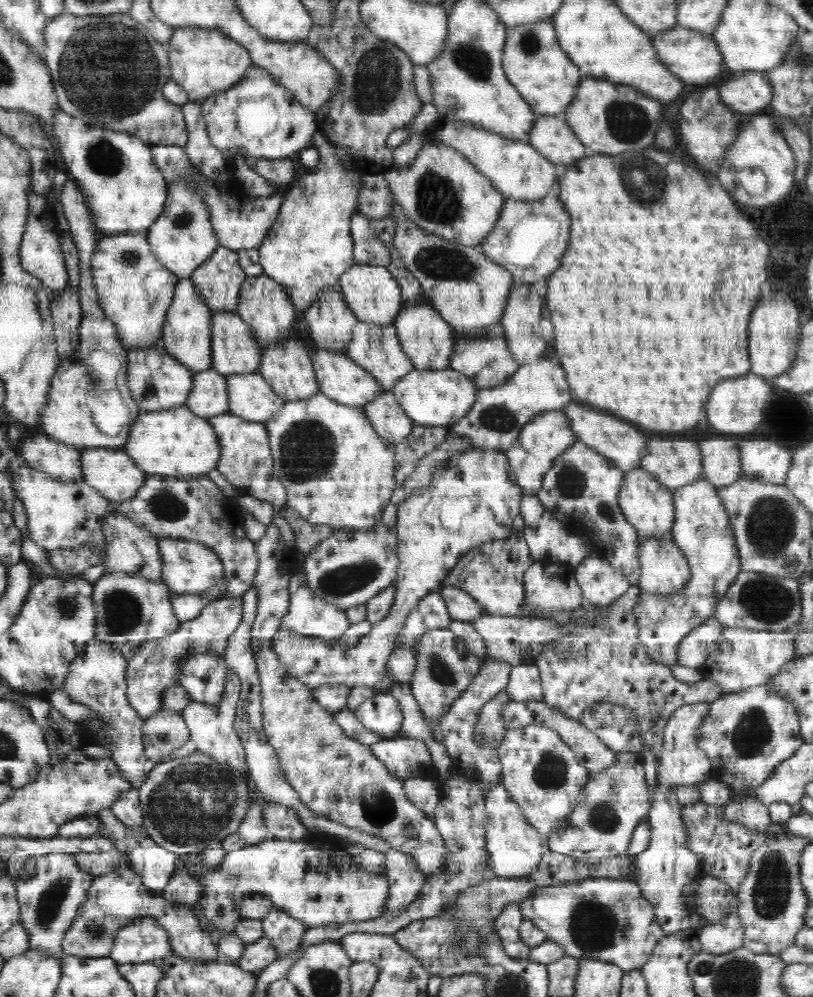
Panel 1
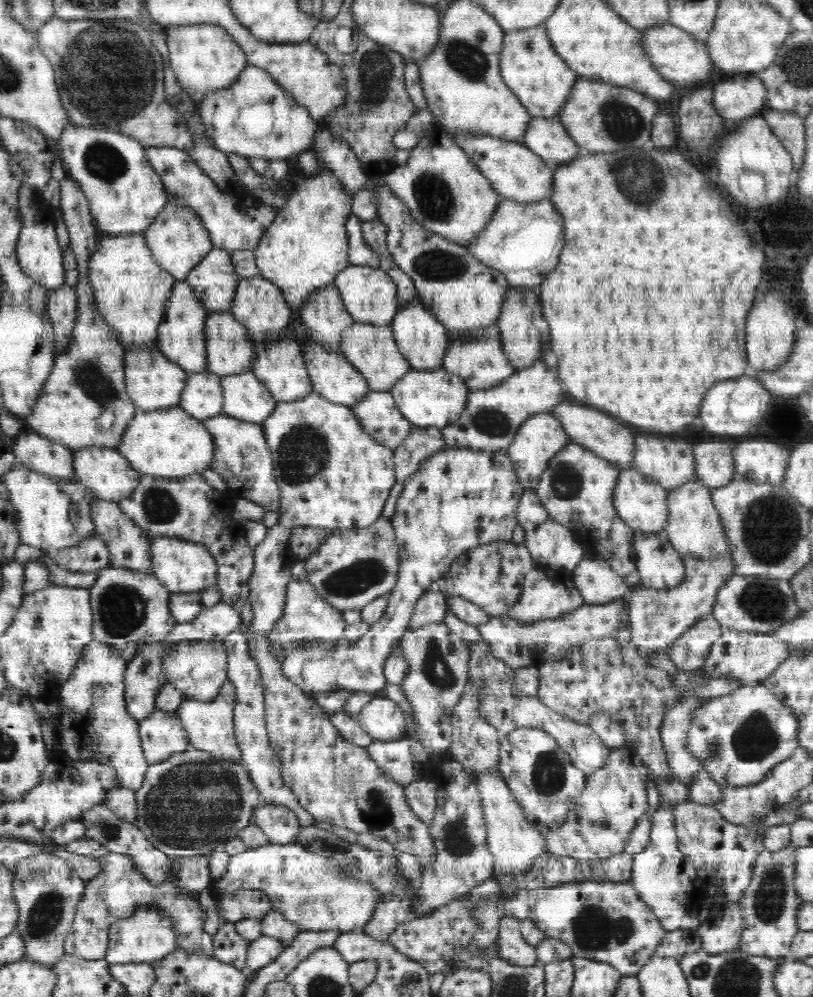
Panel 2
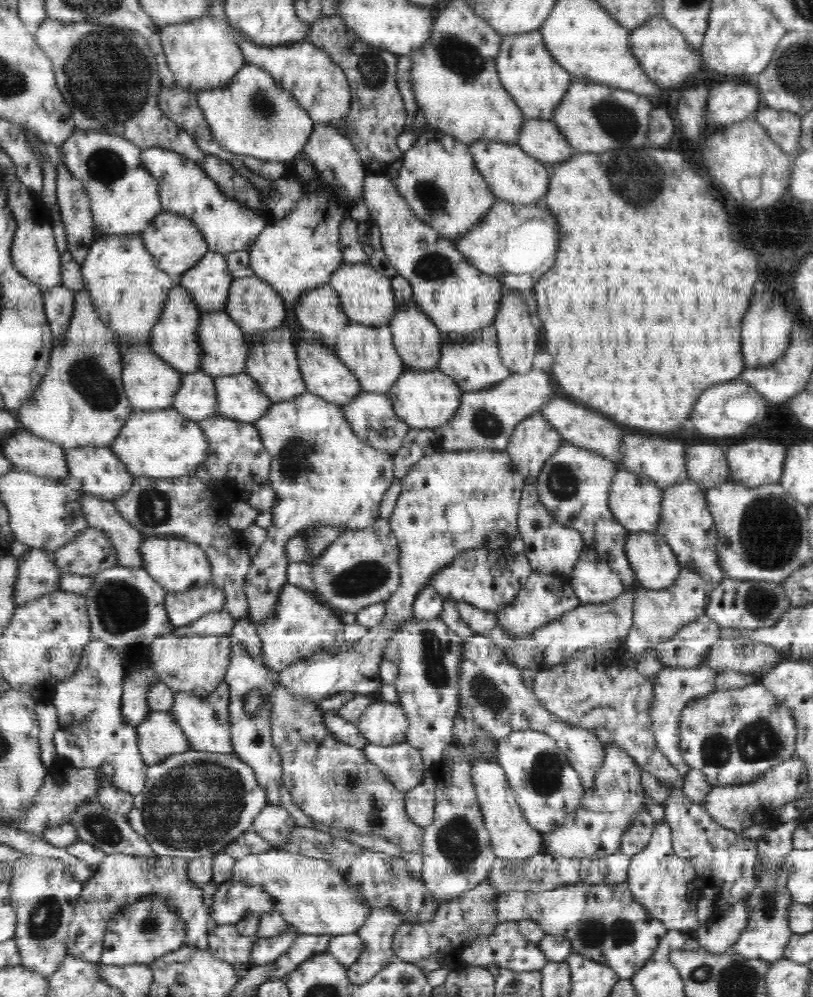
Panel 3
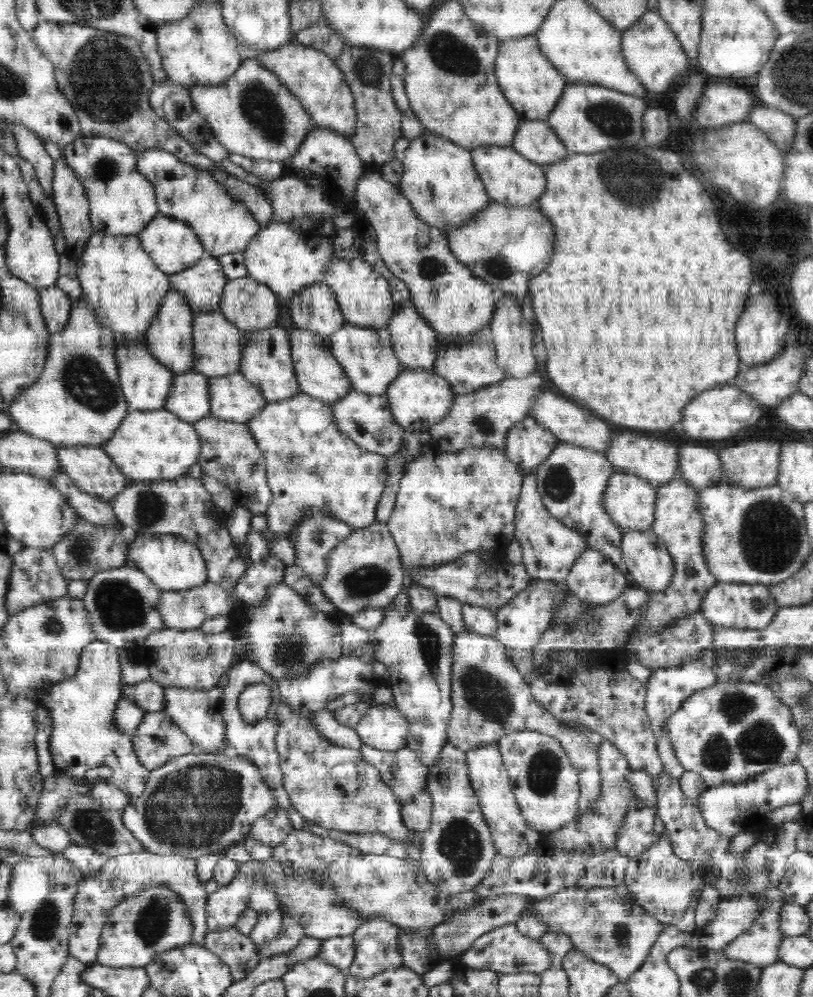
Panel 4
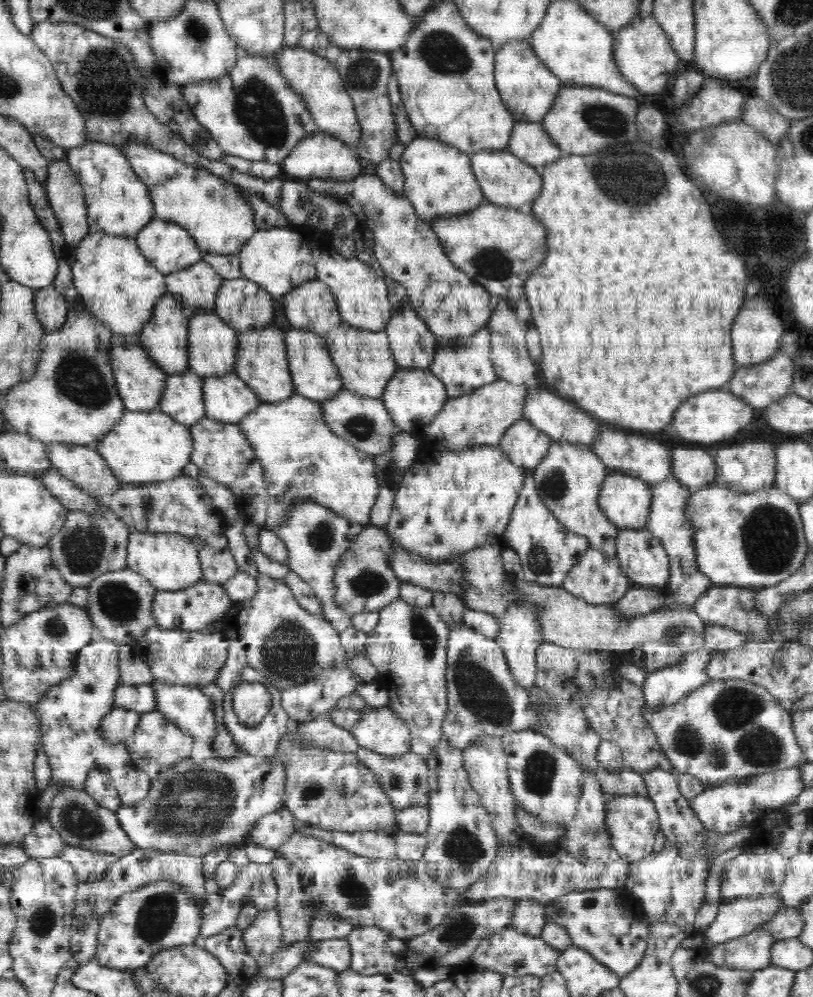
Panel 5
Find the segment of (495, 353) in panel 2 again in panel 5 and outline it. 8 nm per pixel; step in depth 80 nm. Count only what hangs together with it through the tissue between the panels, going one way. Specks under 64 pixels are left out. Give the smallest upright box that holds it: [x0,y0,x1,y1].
[428,346,499,398]

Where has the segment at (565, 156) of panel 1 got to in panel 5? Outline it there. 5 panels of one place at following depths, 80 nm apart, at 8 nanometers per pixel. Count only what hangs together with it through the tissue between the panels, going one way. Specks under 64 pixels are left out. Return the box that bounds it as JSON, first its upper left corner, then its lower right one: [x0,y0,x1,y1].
[506,122,561,169]

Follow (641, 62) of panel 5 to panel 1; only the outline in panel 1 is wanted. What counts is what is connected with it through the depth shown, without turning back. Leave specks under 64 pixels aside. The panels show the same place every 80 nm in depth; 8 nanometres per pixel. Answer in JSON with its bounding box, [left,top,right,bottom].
[651,25,724,84]

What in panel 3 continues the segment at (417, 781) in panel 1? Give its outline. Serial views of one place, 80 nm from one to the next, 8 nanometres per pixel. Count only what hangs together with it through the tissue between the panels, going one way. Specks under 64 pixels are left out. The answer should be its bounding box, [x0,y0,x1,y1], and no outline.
[405,779,436,827]

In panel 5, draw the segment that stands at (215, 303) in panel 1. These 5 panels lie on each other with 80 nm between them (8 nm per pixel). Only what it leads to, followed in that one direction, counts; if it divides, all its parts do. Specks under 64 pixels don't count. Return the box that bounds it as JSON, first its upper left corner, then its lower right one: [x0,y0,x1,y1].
[165,262,222,317]

